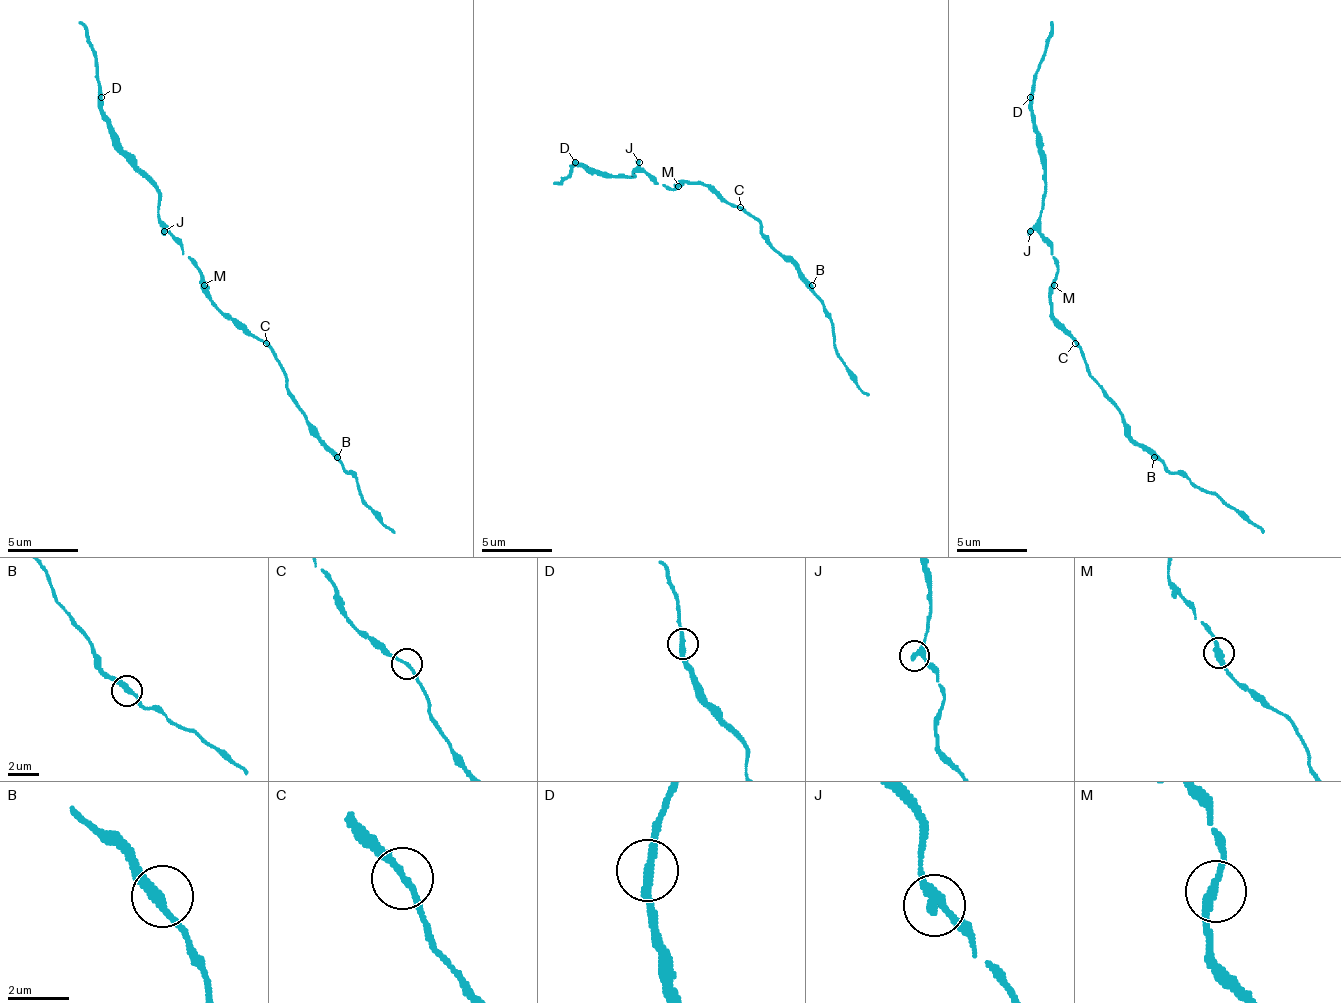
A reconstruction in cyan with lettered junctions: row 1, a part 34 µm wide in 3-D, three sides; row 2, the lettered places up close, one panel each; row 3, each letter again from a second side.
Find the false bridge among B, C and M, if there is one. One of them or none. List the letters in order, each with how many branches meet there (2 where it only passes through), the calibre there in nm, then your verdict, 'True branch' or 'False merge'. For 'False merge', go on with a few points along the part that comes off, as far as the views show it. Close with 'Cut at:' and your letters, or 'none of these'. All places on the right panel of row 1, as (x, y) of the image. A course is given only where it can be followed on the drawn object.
B: Branches: 2. Thickness 320 nm. True branch
C: Branches: 2. Thickness 200 nm. True branch
M: Branches: 2. Thickness 300 nm. True branch
Cut at: none of these

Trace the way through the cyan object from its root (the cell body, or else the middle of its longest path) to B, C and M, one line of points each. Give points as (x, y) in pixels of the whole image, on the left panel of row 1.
B: (228, 315), (238, 319), (274, 354), (284, 375), (288, 397), (302, 411), (309, 432), (337, 457)
C: (228, 315), (238, 319), (267, 344)
M: (228, 315), (210, 298), (210, 291), (203, 284)

